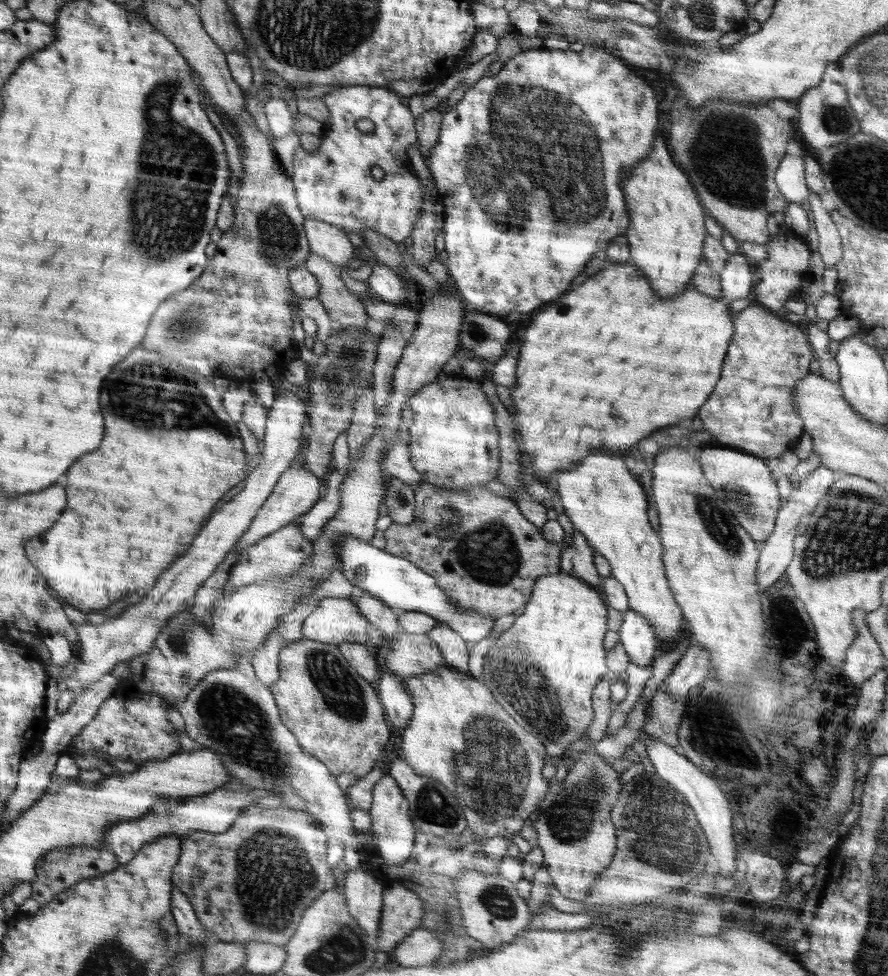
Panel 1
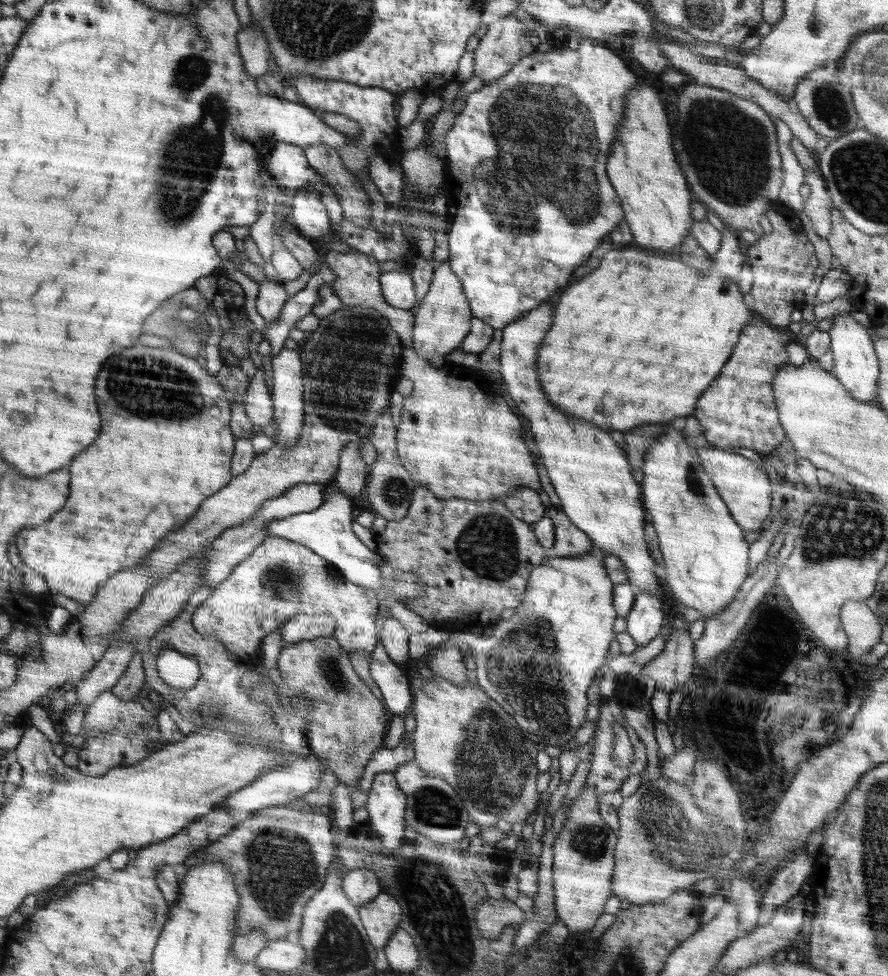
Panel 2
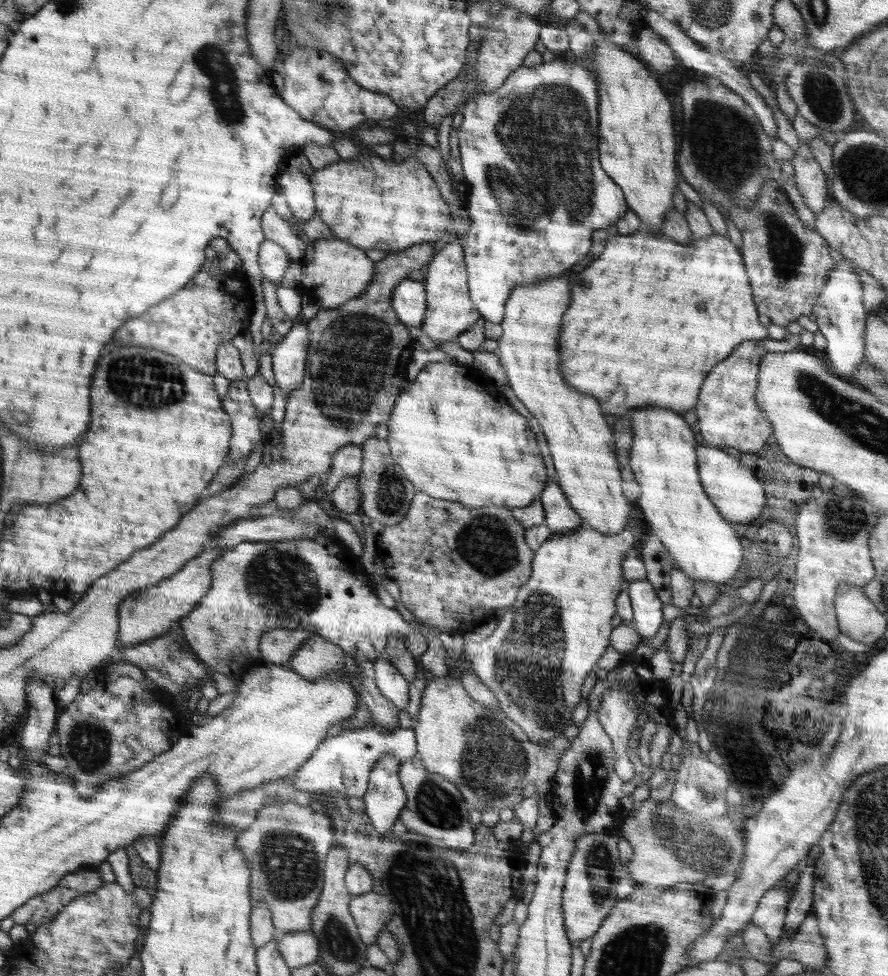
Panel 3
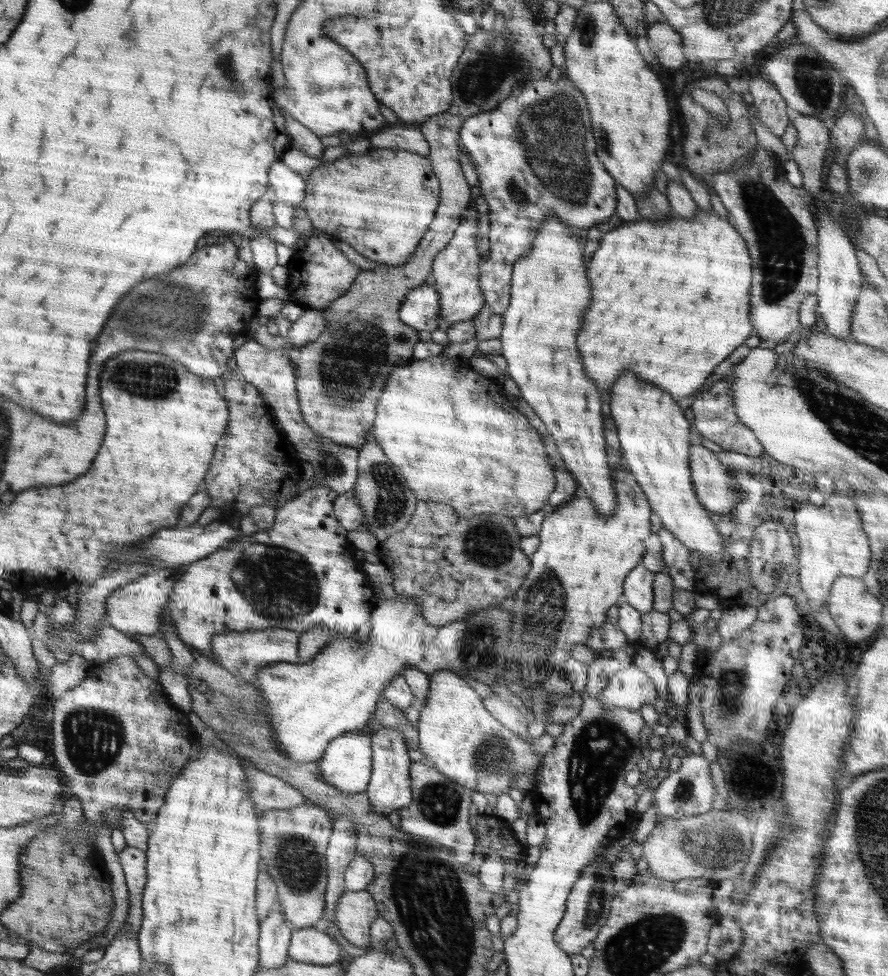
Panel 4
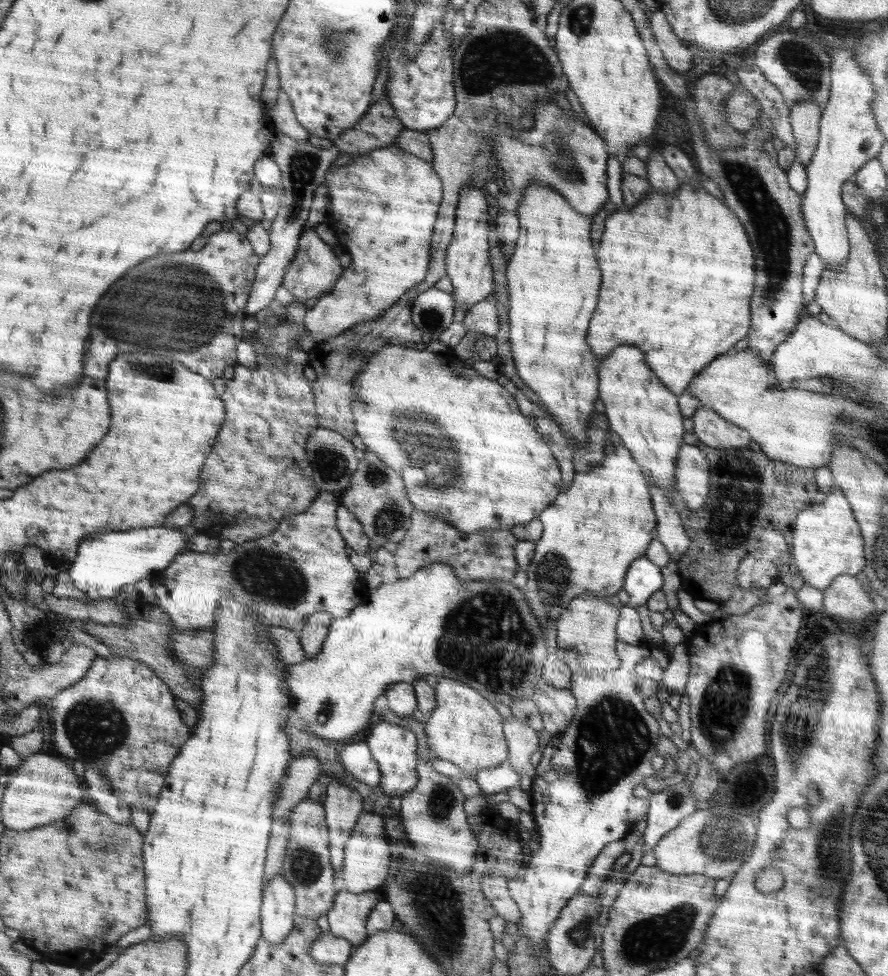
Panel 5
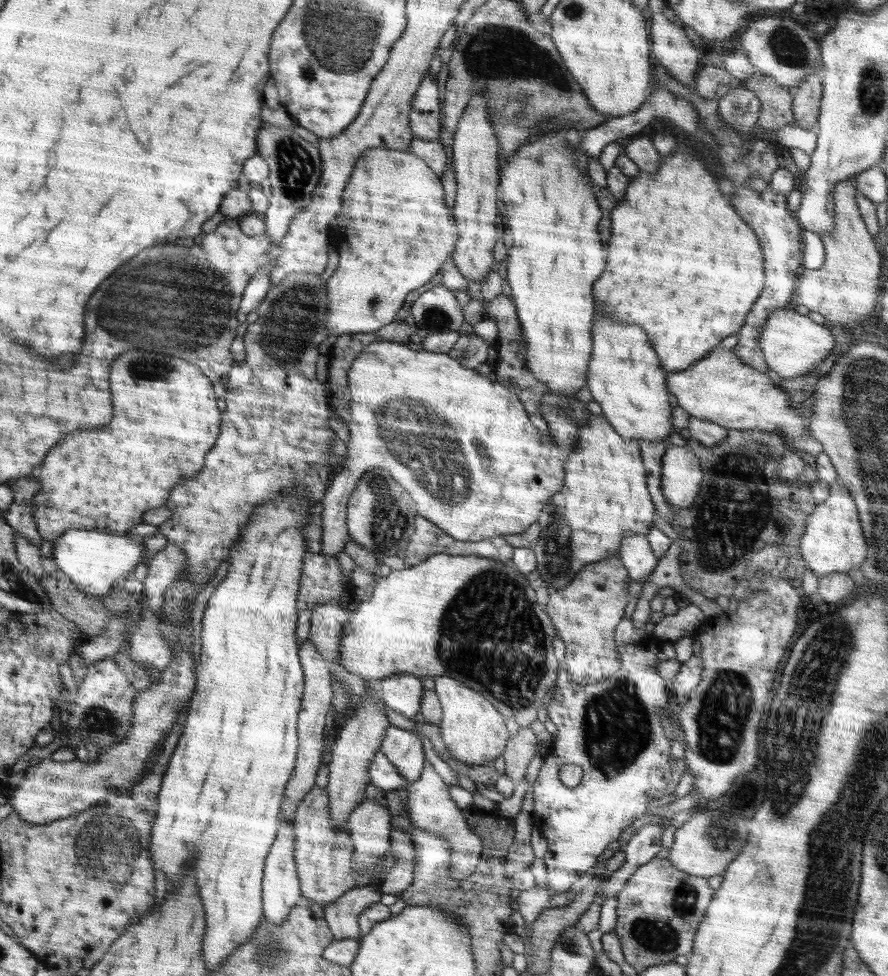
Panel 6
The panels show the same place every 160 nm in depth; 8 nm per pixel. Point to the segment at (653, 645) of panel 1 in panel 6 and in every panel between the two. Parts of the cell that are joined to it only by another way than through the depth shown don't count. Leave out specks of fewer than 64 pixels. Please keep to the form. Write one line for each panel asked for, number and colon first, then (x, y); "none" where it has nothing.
2: (644, 621)
3: (647, 608)
4: (638, 586)
5: (643, 578)
6: (635, 553)

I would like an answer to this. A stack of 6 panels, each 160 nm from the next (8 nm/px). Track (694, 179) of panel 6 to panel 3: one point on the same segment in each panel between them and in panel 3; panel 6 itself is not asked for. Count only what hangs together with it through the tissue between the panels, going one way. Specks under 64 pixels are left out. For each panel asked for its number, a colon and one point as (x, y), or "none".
3: (642, 324)
4: (672, 309)
5: (704, 273)

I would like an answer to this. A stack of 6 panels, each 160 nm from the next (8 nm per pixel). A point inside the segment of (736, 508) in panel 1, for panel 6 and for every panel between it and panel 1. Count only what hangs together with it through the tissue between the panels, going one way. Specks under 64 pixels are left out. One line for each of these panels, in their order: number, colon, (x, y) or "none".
2: (745, 488)
3: (738, 495)
4: (716, 491)
5: (692, 476)
6: (681, 477)

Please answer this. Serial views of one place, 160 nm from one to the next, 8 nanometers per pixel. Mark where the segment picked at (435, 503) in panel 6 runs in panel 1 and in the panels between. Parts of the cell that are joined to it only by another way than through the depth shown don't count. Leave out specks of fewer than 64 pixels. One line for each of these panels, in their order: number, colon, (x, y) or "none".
1: (454, 442)
2: (458, 438)
3: (456, 438)
4: (457, 440)
5: (500, 472)

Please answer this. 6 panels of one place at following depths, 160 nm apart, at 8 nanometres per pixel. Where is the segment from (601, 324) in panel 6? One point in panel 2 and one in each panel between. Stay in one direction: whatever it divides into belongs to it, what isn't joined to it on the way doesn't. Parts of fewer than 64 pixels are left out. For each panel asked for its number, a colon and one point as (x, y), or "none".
2: (706, 558)
3: (663, 458)
4: (654, 435)
5: (645, 416)

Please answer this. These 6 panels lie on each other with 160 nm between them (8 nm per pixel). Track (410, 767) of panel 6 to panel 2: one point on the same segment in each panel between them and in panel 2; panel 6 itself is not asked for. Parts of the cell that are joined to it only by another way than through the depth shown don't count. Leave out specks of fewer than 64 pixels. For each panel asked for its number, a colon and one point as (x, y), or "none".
2: (386, 803)
3: (385, 798)
4: (389, 790)
5: (393, 747)

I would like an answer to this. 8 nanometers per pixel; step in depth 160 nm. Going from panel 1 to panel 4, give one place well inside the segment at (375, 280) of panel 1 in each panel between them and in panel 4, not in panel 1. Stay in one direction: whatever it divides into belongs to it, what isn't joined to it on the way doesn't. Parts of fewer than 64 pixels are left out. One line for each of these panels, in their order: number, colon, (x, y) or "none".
2: (398, 288)
3: (409, 301)
4: (420, 310)

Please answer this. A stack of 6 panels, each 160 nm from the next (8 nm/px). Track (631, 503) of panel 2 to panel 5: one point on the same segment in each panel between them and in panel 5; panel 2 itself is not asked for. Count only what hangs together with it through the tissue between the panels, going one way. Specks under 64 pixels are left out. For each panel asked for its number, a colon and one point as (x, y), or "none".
3: (582, 446)
4: (549, 293)
5: (553, 279)

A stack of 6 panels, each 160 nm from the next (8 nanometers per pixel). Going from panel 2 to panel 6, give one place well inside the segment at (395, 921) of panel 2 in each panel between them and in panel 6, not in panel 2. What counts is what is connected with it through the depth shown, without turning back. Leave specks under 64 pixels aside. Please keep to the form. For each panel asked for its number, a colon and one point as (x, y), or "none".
3: (371, 911)
4: (354, 913)
5: (347, 918)
6: (341, 916)

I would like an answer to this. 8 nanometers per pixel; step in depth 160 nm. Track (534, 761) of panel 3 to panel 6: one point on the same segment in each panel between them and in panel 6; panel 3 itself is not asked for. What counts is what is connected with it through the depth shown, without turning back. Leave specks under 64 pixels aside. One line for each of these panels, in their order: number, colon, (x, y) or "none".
4: (459, 737)
5: (465, 729)
6: (474, 732)

